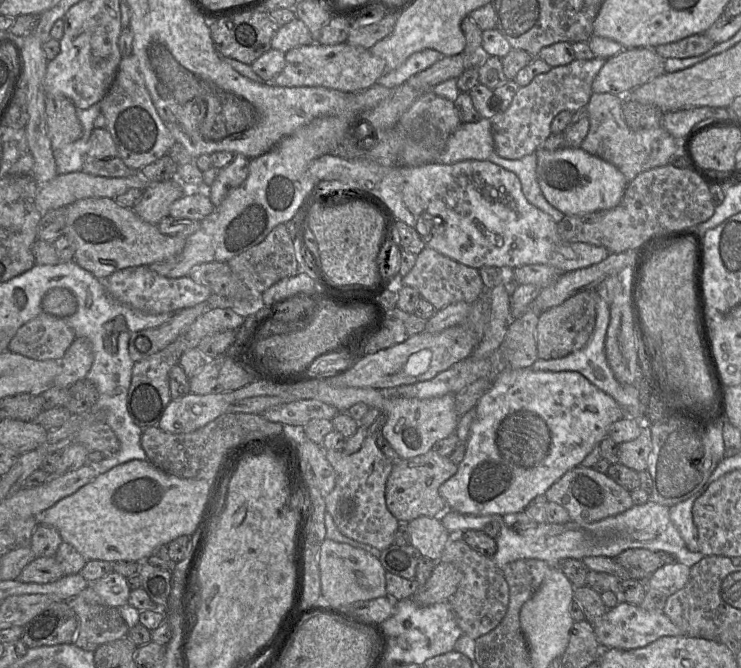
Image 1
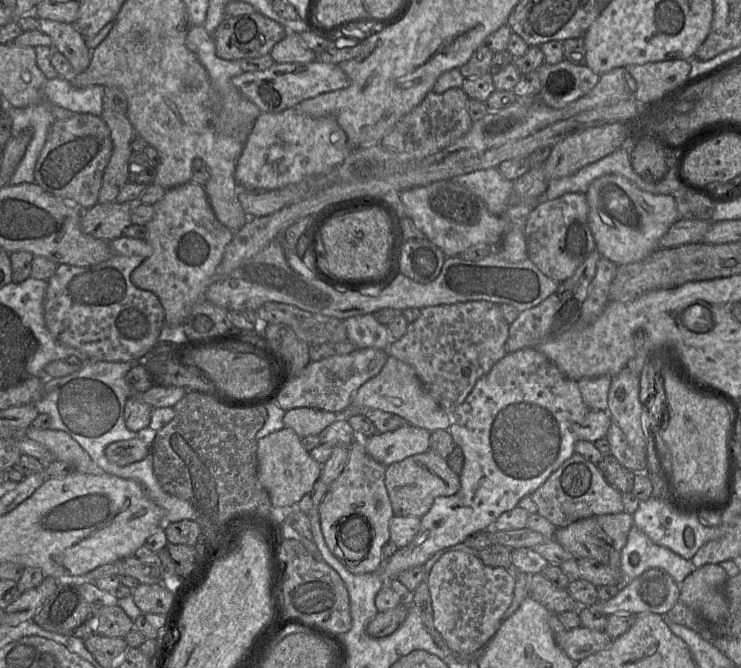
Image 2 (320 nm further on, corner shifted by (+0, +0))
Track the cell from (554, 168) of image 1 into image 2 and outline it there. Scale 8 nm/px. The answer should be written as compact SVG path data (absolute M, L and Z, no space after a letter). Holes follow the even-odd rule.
M608 174L608 175L604 175L604 176L601 176L595 179L590 184L586 192L586 199L588 203L588 225L594 237L594 240L596 243L596 249L601 254L601 257L604 257L610 260L611 262L615 263L617 266L641 261L645 259L647 256L649 256L650 254L652 254L657 249L664 249L664 248L659 248L660 239L666 234L666 232L675 222L680 220L680 216L679 216L673 195L652 194L649 192L642 191L638 187L636 187L633 183L631 183L628 179L626 179L625 177L616 175L616 174Z

